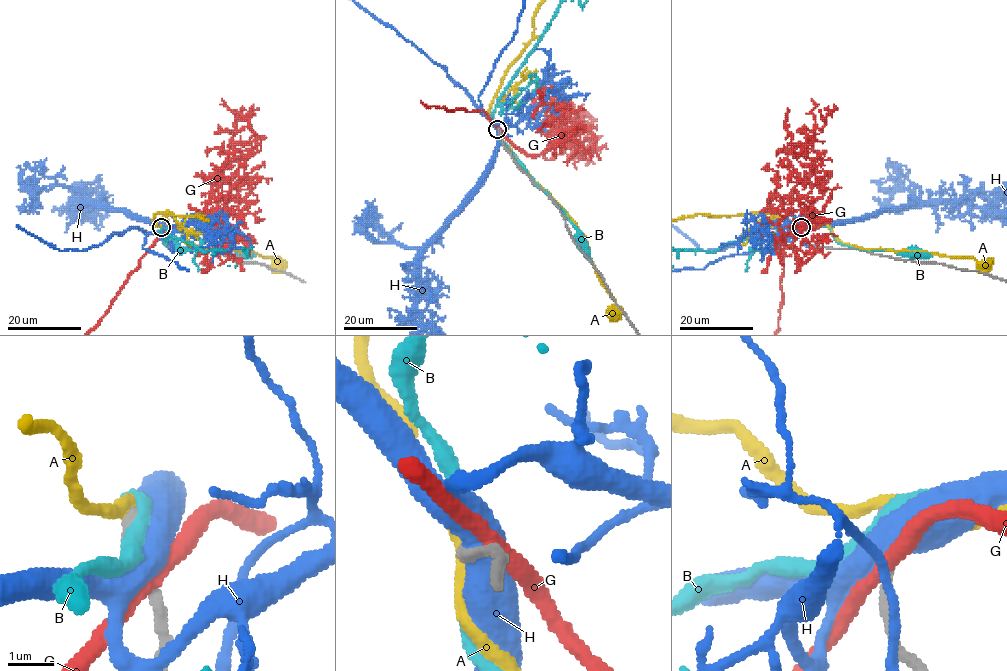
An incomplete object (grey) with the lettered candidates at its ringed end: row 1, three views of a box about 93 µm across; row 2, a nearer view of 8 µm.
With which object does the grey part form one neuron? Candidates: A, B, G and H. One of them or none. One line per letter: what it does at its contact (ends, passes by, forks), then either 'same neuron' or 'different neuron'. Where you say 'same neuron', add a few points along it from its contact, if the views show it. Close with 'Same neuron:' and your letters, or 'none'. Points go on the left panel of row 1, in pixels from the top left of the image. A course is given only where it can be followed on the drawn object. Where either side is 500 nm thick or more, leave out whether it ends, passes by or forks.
A: it passes by; different neuron
B: it passes by; different neuron
G: it passes by; different neuron
H: different neuron
Same neuron: none

